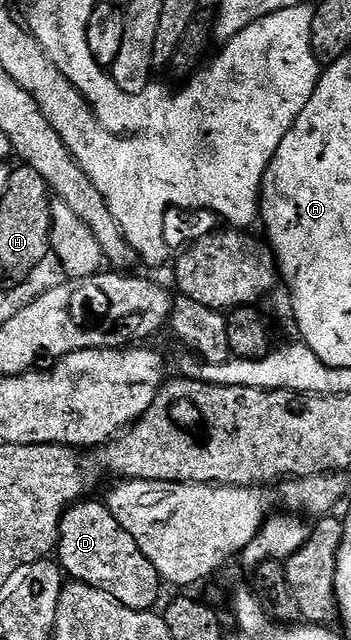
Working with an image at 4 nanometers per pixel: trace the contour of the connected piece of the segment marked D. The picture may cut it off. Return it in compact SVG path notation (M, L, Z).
M84 499L74 505L68 505L59 524L59 543L57 561L64 574L72 581L80 581L97 591L105 591L117 603L130 609L151 611L156 608L161 578L159 572L141 555L141 547L113 519L102 500Z

